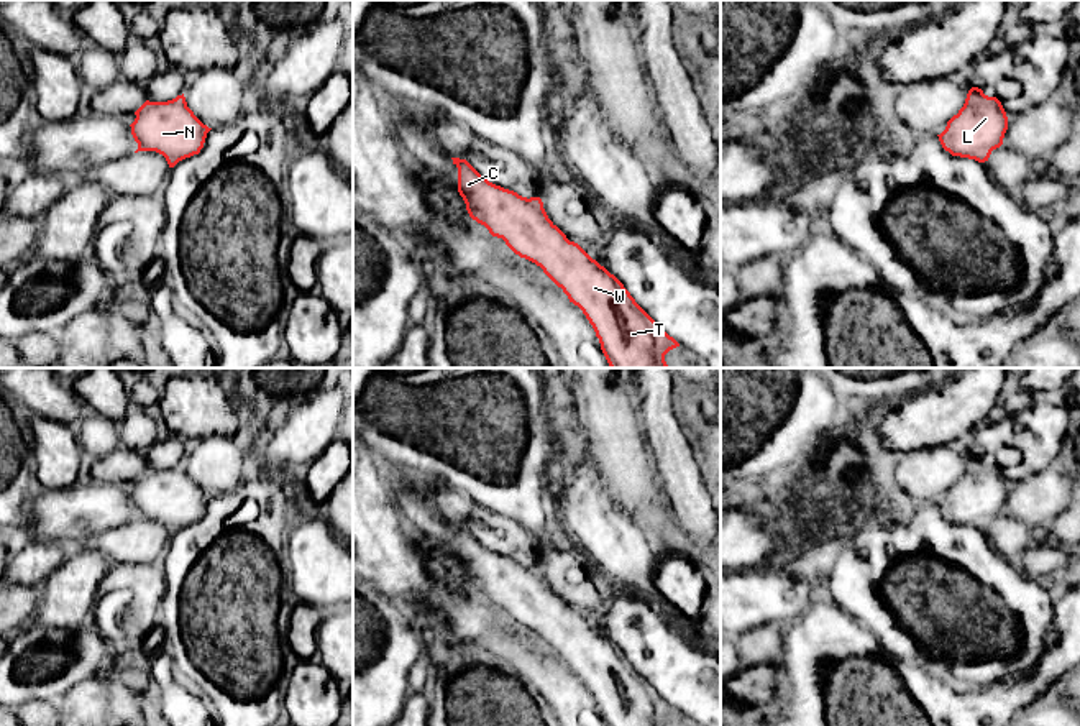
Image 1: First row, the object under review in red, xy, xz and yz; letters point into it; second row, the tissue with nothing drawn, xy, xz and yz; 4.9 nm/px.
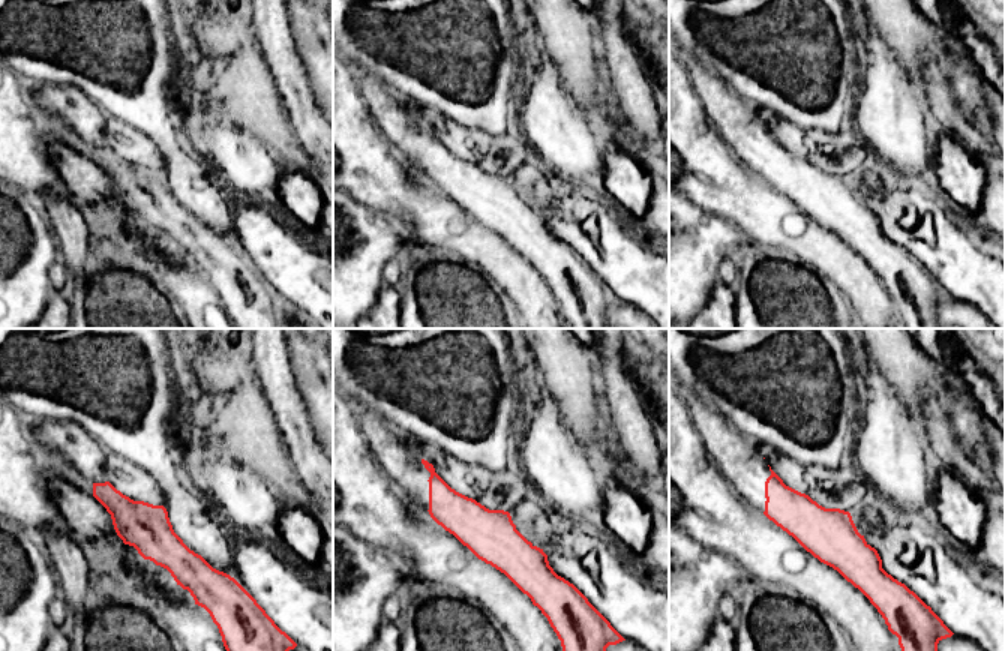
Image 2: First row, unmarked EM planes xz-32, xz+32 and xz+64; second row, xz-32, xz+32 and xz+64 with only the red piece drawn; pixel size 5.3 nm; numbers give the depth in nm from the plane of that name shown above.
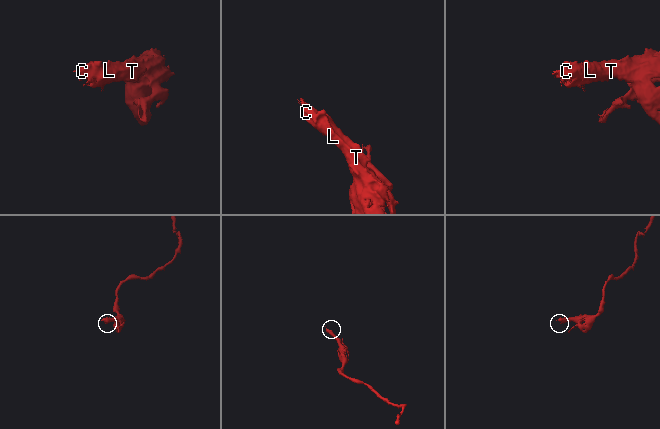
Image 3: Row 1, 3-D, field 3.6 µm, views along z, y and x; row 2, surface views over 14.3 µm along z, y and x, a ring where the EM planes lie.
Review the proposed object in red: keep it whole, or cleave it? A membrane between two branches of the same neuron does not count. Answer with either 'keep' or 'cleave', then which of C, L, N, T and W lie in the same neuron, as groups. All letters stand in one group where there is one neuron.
keep; C L N T W

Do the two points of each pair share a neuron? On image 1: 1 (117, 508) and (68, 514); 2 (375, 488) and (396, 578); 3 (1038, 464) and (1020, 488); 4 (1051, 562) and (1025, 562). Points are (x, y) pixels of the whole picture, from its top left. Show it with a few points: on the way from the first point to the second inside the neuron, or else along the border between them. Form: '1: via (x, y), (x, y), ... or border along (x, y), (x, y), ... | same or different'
1: via (105, 508), (79, 511) | same
2: via (375, 511), (375, 542), (388, 555) | same
3: border along (1013, 480), (1021, 482) | different
4: via (1044, 562), (1031, 562) | same

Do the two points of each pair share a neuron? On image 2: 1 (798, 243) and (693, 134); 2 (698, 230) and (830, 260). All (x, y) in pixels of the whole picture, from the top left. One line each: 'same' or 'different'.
1: same
2: different

